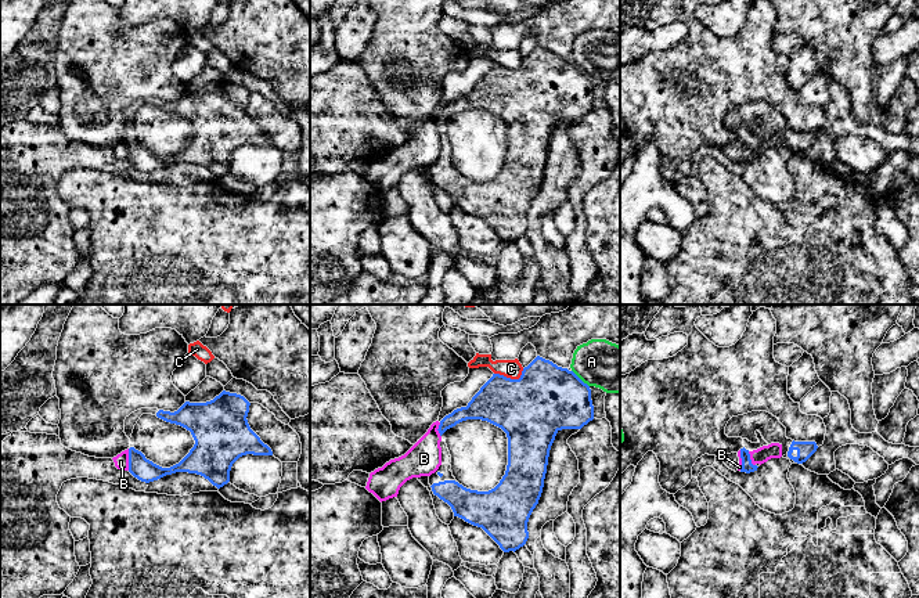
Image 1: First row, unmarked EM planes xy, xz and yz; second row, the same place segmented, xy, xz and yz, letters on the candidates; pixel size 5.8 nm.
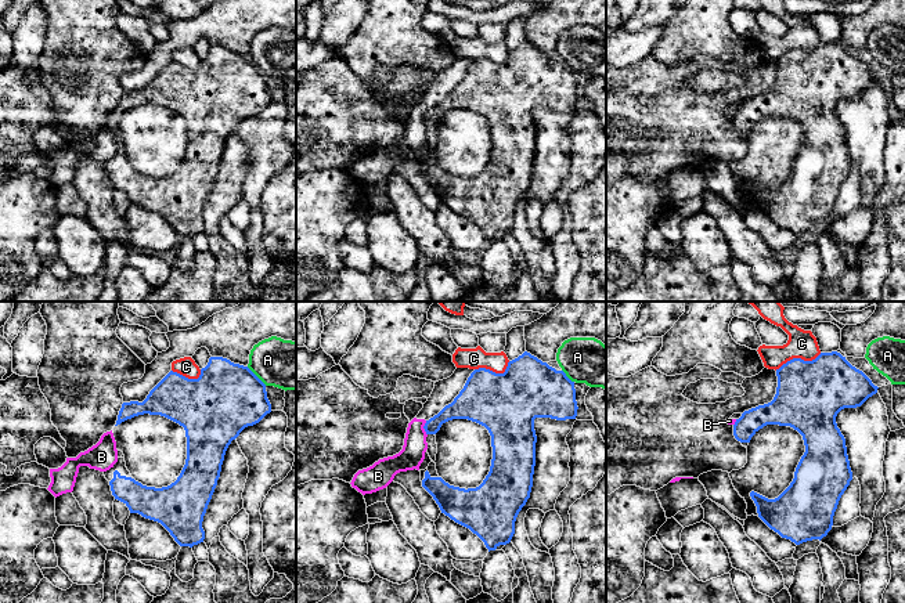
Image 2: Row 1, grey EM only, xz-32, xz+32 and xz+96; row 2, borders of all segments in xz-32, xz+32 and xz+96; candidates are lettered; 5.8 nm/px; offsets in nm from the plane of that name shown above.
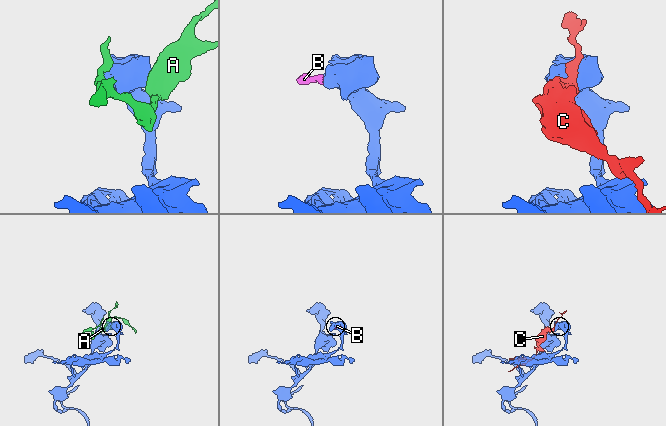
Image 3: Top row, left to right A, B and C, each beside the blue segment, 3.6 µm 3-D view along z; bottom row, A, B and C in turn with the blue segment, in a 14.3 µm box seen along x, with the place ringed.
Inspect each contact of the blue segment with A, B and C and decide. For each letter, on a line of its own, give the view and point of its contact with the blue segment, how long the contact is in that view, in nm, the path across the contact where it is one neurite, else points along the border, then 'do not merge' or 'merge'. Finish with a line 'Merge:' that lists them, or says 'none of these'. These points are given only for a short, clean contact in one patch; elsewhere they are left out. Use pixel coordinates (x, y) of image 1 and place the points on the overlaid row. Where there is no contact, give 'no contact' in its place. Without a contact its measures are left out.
A: meets blue in xz at (579, 378); contact 140 nm long; border along xz (572, 370), (588, 386); do not merge
B: meets blue in xy at (129, 460); contact 130 nm long; border along xy (128, 449), (129, 469); do not merge
C: meets blue in xz at (510, 378); contact 180 nm long; do not merge
Merge: none of these

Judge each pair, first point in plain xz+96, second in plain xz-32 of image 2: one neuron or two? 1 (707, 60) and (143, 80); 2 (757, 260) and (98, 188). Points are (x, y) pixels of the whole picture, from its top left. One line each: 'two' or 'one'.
1: two
2: one

